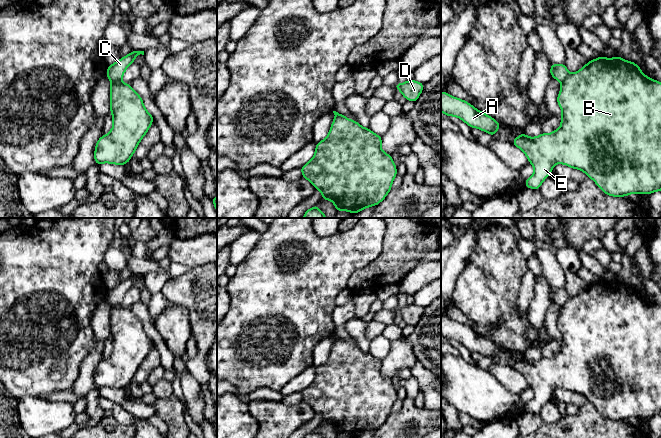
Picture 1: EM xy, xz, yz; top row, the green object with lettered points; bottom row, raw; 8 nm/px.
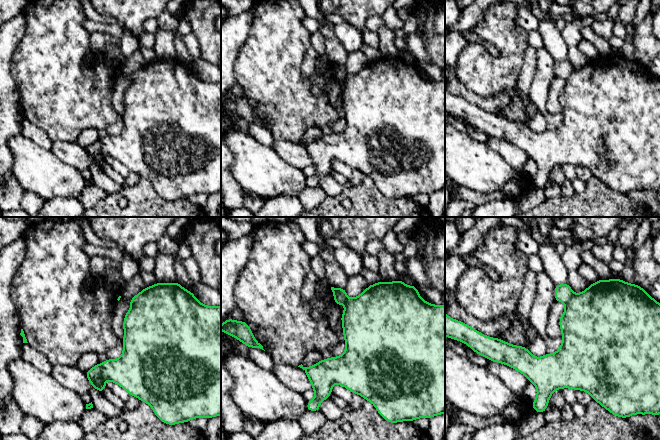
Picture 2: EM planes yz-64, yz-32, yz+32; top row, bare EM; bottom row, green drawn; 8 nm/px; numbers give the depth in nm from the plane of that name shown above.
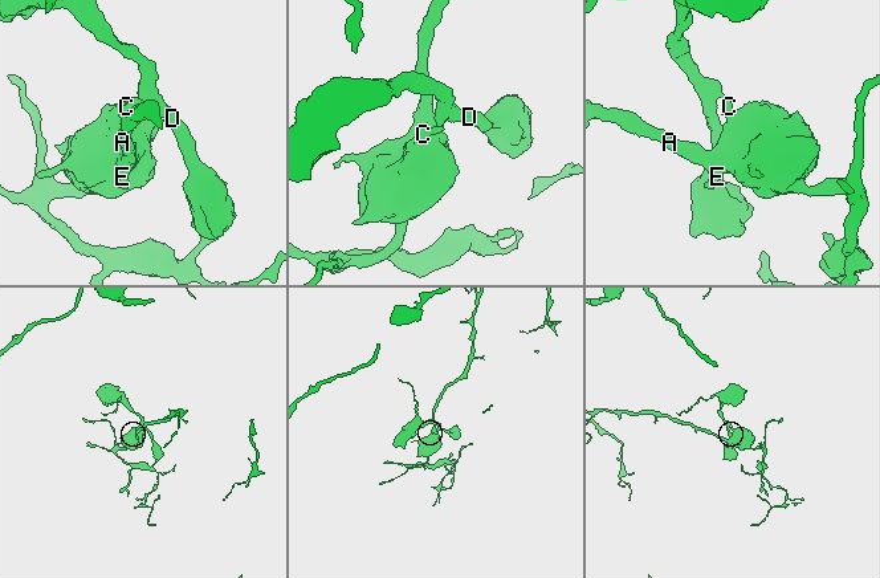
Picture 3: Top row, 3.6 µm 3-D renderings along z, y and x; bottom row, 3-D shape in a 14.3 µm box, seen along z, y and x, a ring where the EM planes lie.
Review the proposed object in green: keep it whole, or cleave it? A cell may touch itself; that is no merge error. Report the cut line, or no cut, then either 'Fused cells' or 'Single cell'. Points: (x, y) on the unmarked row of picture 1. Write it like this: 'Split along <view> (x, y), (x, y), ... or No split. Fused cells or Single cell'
Split along yz (568, 297), (561, 306). Fused cells

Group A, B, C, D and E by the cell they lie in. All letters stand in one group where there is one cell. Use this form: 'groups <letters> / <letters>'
groups A B E / C D

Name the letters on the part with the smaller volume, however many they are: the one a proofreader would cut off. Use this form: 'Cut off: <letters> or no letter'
Cut off: C, D

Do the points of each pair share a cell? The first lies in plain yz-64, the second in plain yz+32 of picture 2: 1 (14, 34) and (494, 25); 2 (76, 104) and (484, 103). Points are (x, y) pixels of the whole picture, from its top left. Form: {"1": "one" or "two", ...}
{"1": "two", "2": "two"}

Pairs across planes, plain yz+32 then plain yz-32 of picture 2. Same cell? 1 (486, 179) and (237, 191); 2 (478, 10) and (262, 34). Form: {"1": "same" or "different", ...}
{"1": "different", "2": "different"}

